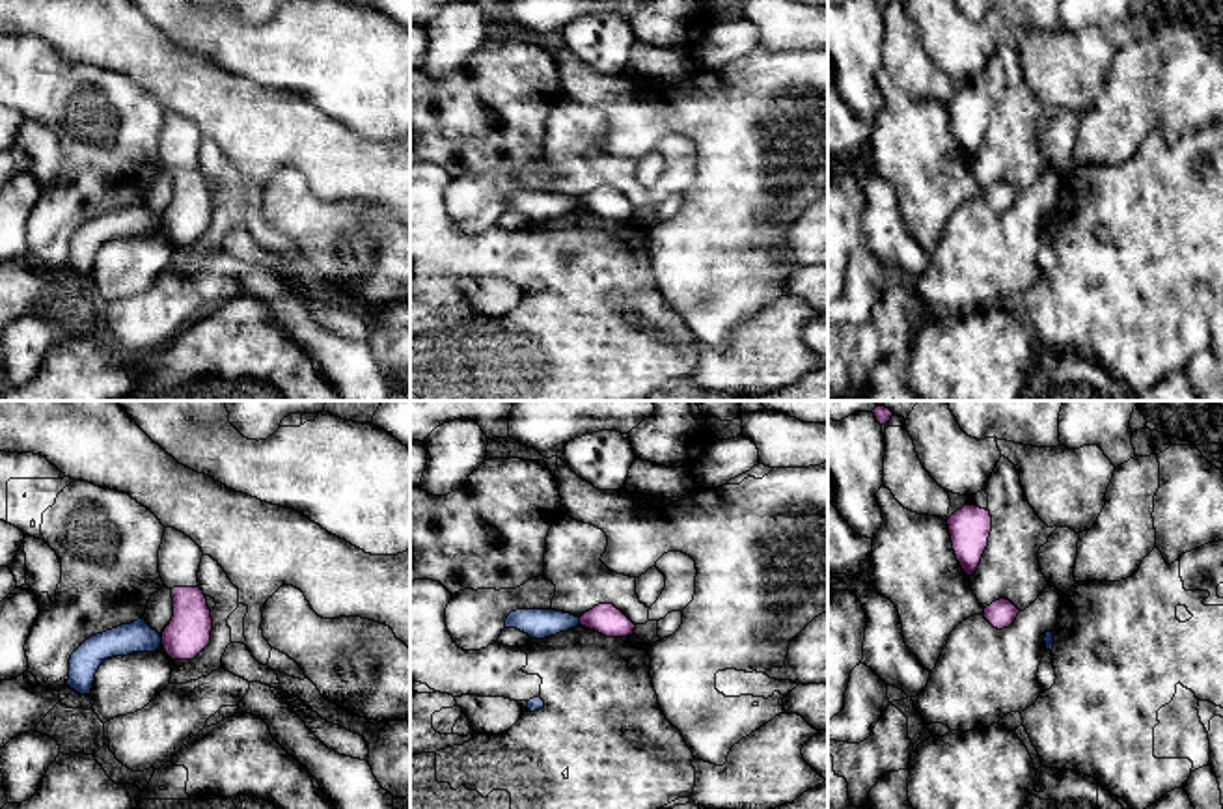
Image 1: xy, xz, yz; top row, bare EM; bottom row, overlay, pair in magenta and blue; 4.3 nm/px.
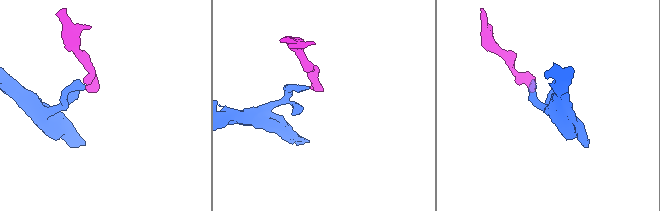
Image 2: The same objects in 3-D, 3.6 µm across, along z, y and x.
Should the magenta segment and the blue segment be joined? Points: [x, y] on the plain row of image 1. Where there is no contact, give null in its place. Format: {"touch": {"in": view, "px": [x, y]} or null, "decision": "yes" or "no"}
{"touch": {"in": "xz", "px": [580, 204]}, "decision": "no"}

